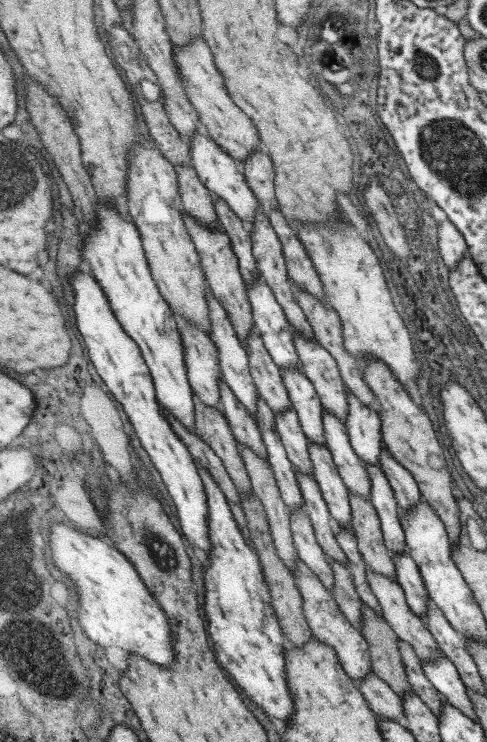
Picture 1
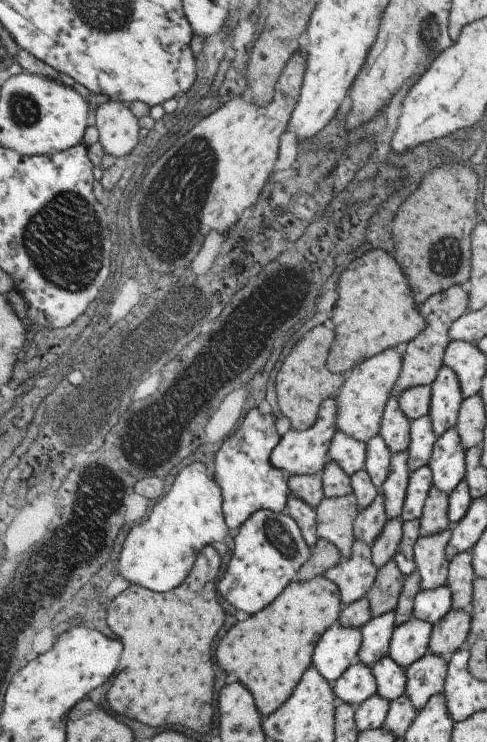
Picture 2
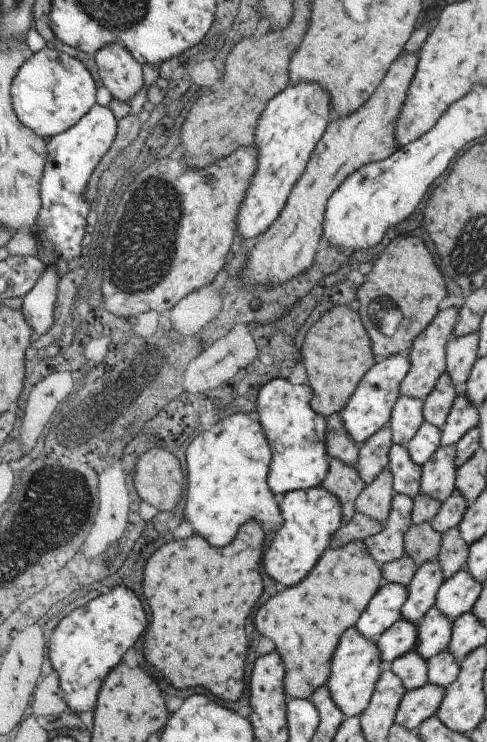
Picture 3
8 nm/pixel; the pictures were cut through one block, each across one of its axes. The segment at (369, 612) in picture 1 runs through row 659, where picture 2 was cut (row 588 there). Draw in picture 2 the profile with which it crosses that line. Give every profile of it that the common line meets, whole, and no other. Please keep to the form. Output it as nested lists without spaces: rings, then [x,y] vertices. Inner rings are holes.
[[[391,560],[387,566],[383,566],[379,570],[377,582],[373,586],[373,590],[369,592],[369,600],[371,600],[371,608],[373,608],[373,618],[391,614],[397,608],[399,596],[401,596],[401,588],[403,588],[405,578],[401,576],[395,560]]]

